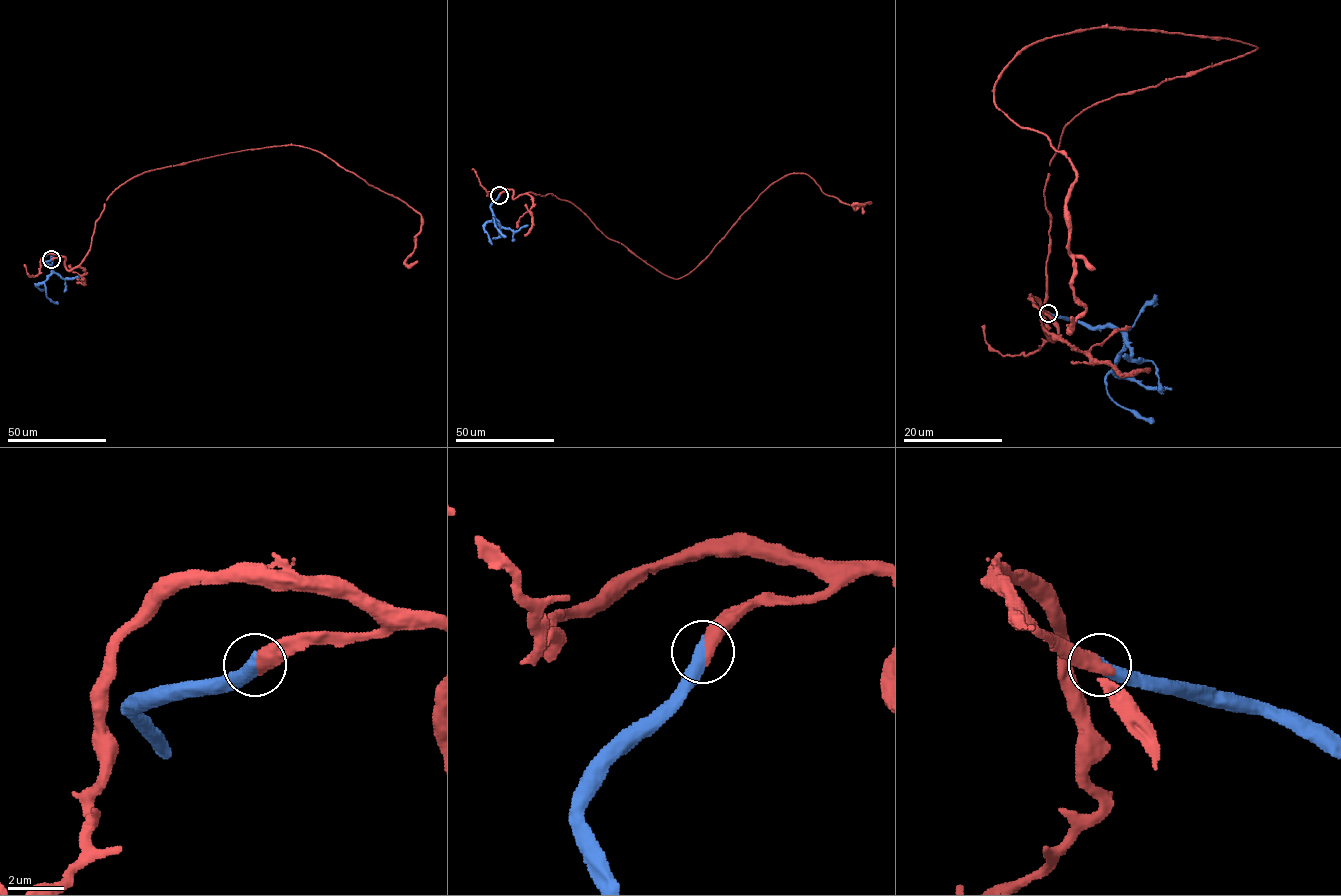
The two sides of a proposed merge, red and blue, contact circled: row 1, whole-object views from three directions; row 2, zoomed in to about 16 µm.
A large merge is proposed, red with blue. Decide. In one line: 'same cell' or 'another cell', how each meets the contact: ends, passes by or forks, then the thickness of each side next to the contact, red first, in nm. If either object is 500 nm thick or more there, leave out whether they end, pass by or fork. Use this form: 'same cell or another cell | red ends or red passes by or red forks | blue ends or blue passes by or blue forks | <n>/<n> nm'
same cell | 500/500 nm

